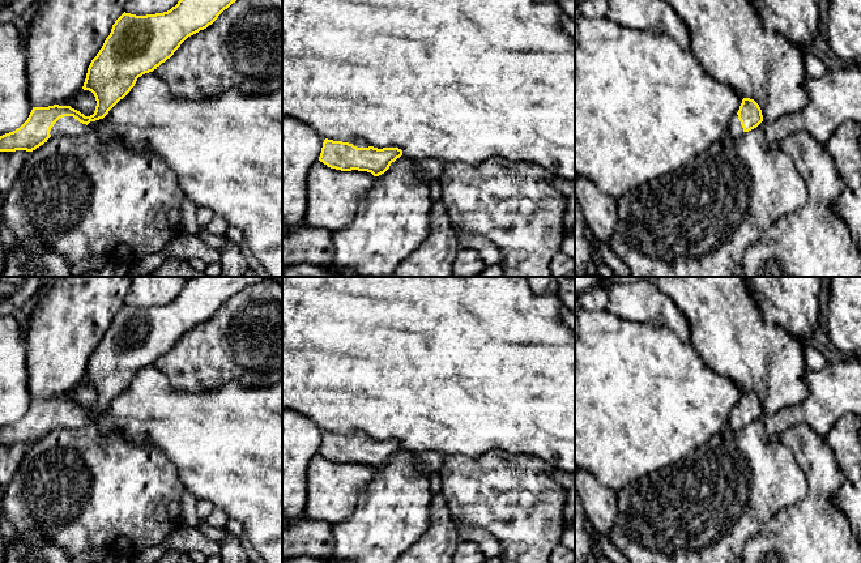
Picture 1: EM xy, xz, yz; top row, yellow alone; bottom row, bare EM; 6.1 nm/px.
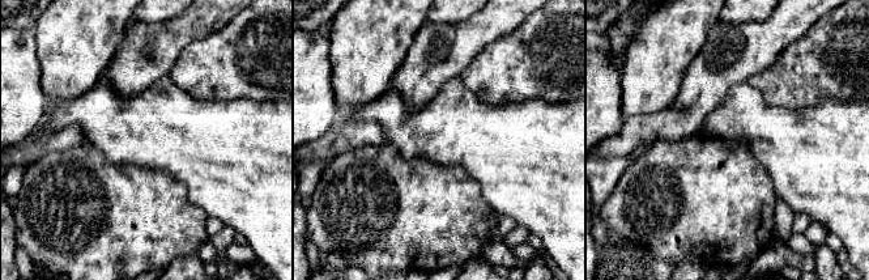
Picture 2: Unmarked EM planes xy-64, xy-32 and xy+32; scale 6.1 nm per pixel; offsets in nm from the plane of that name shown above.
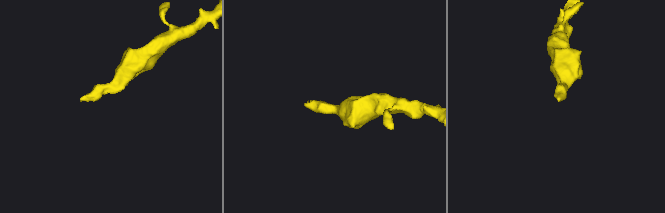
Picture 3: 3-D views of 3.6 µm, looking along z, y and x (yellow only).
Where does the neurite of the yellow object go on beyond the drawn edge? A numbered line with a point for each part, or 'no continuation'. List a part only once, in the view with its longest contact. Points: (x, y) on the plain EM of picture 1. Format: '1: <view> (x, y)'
1: xy (68, 418)

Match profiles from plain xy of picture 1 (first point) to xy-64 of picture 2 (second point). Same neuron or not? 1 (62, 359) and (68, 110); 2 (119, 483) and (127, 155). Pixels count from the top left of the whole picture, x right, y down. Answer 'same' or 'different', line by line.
1: different
2: different

